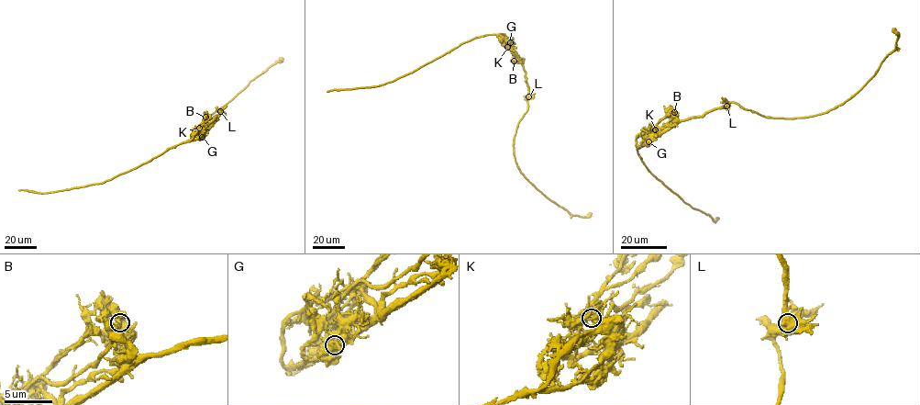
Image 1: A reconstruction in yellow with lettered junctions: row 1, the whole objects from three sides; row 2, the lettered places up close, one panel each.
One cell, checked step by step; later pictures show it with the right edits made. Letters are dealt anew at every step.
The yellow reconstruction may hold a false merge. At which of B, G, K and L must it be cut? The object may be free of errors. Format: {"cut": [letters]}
{"cut": ["G"]}

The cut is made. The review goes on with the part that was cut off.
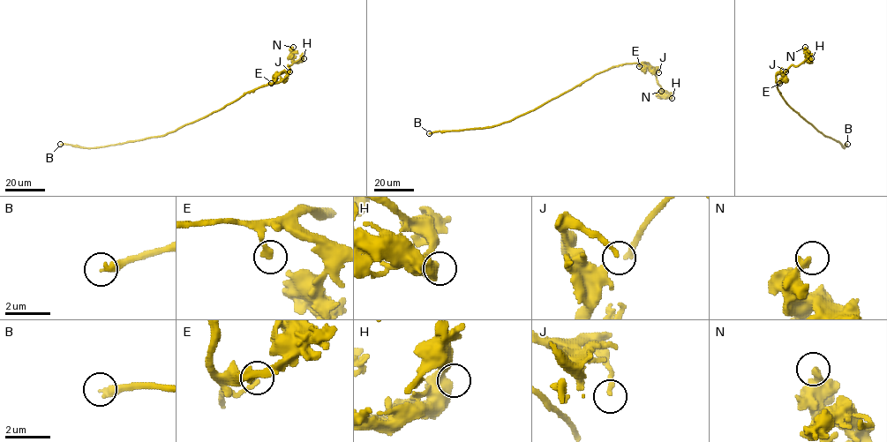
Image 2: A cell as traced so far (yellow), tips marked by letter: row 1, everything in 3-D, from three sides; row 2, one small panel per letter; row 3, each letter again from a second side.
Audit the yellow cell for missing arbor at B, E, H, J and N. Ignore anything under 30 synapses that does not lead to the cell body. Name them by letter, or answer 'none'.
B

